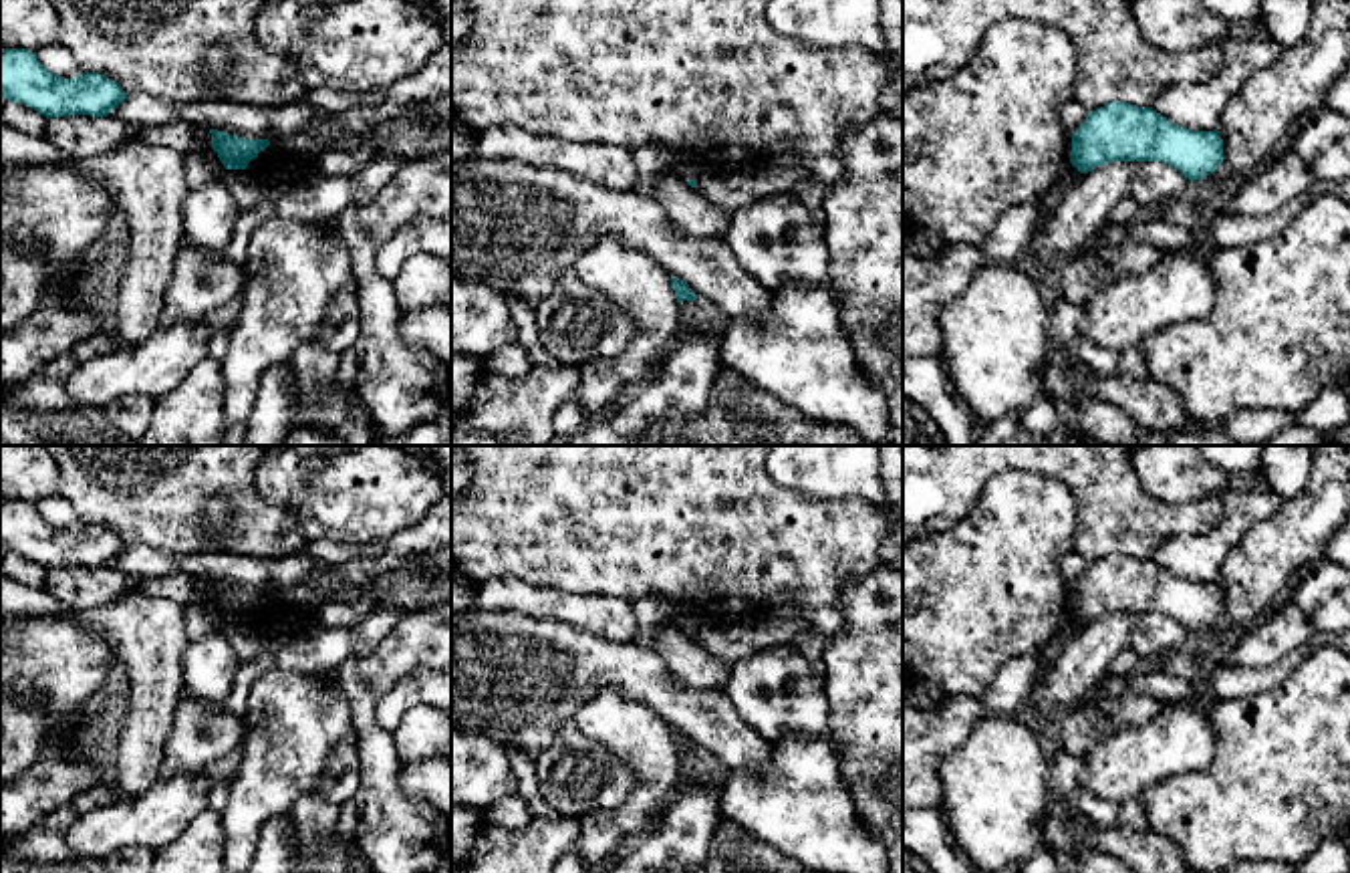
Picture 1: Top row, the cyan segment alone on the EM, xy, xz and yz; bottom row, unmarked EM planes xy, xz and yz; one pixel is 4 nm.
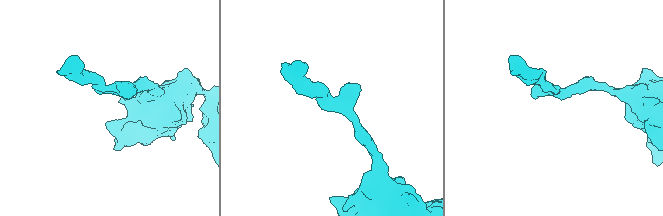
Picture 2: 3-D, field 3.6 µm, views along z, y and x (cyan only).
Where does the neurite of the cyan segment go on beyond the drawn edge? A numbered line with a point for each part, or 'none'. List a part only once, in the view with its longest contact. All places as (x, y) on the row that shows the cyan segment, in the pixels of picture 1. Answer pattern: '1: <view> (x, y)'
1: xy (246, 192)

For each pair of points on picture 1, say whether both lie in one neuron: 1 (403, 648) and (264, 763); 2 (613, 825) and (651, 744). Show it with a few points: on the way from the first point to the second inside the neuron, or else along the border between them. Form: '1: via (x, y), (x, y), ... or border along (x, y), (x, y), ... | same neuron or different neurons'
1: border along (335, 684), (347, 702), (355, 744) | different neurons
2: via (633, 809), (651, 791), (651, 765) | same neuron

